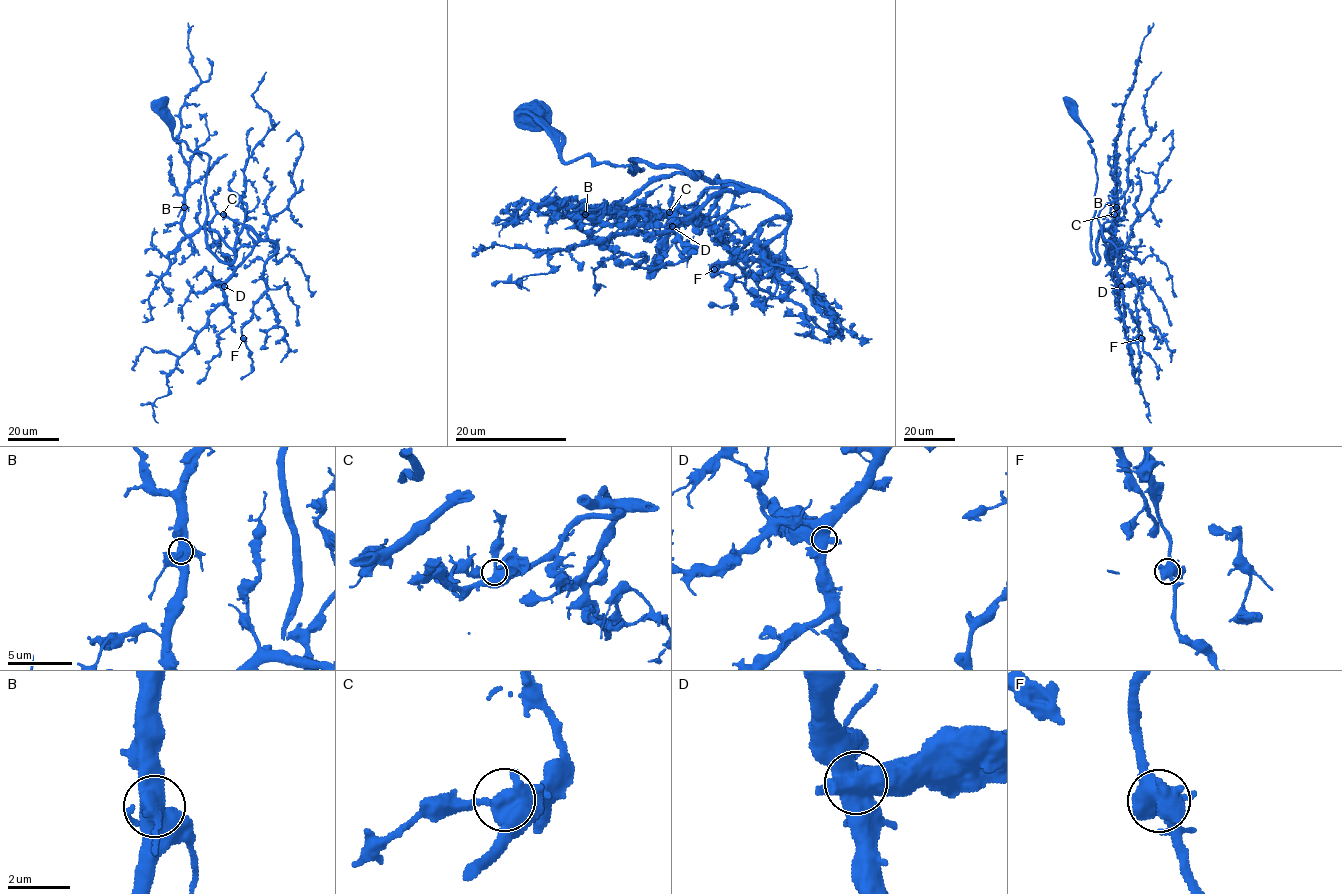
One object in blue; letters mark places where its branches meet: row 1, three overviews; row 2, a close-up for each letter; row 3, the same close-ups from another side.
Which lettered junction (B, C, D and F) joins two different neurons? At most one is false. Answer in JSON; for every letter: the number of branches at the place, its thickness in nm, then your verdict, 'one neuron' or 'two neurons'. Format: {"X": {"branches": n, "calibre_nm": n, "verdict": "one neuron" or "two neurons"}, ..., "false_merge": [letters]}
{"B": {"branches": 4, "calibre_nm": 600, "verdict": "one neuron"}, "C": {"branches": 4, "calibre_nm": 500, "verdict": "one neuron"}, "D": {"branches": 4, "calibre_nm": 650, "verdict": "two neurons"}, "F": {"branches": 4, "calibre_nm": 650, "verdict": "one neuron"}, "false_merge": ["D"]}

